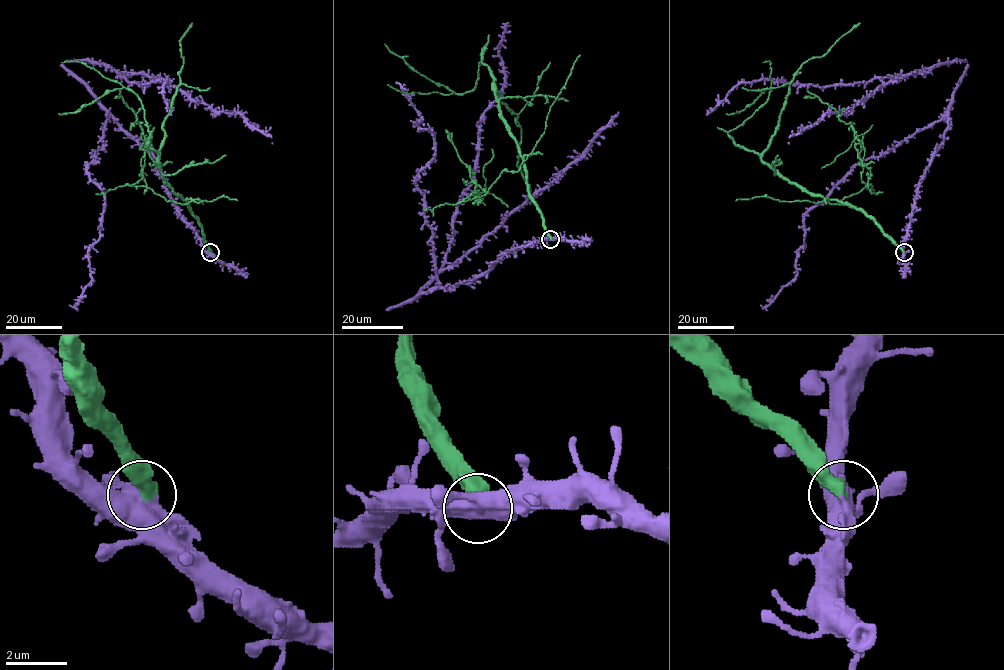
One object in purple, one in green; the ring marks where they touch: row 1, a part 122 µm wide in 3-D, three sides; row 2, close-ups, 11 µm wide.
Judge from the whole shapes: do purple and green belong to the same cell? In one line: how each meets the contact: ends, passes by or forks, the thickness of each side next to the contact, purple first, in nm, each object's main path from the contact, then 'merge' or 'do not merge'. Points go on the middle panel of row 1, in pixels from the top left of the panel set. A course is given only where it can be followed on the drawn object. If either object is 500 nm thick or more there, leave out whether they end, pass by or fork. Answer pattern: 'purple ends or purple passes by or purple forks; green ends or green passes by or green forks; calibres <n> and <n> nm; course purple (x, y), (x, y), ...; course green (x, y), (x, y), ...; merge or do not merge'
calibres 700 and 500 nm; course purple (551, 239), (389, 308), (444, 261), (480, 118), (504, 86), (508, 22); course green (551, 239), (482, 62), (484, 46), (475, 87), (457, 94), (384, 44); do not merge

